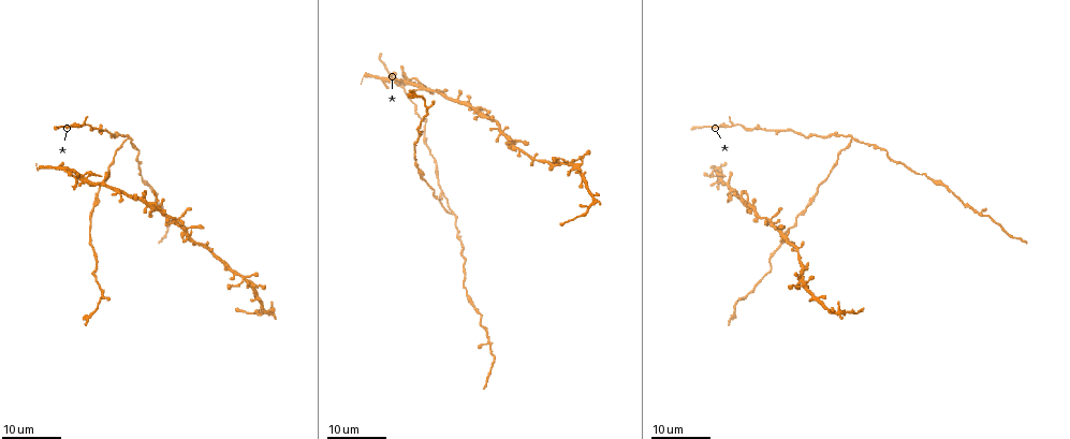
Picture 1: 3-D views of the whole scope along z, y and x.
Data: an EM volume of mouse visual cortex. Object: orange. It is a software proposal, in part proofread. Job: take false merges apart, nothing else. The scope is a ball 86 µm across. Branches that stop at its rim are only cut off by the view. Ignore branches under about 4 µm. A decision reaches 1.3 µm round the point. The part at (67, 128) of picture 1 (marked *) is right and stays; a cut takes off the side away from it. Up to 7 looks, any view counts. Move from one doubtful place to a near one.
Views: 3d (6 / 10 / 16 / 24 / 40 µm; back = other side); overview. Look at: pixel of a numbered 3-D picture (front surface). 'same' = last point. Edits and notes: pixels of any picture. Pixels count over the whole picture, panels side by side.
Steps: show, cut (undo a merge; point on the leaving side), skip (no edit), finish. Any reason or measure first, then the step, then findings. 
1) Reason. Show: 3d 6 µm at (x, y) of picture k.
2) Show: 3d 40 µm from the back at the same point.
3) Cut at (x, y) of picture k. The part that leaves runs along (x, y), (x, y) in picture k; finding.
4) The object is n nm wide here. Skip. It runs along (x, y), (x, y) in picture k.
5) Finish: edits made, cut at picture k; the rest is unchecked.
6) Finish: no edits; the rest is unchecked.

Branch point. Show: 3d 24 µm at (451, 214) of picture 1.

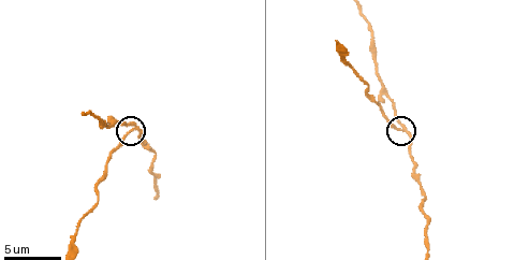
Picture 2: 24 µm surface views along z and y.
Show: 3d 10 µm at (133, 130) of picture 2.

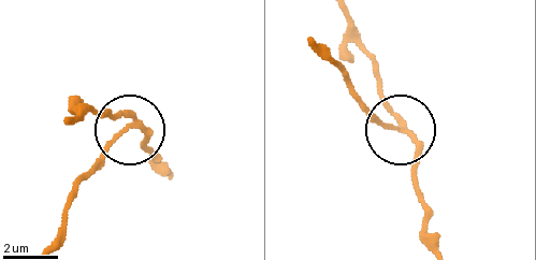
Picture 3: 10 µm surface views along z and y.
Show: 3d 10 µm from the back at (402, 132) of picture 3.

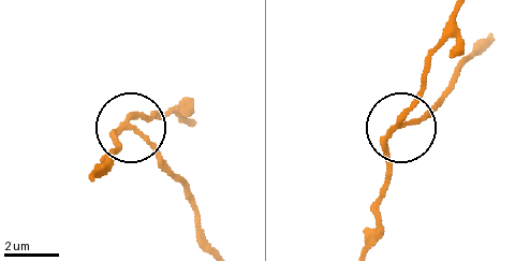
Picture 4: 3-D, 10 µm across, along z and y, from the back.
The side arm is 41 µm long. Cut at (158, 157) of picture 4. The part that leaves runs along (128, 131), (166, 165), (200, 214), (202, 242) in picture 4; a second neuron is stuck on.

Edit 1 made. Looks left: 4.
Show: overview.

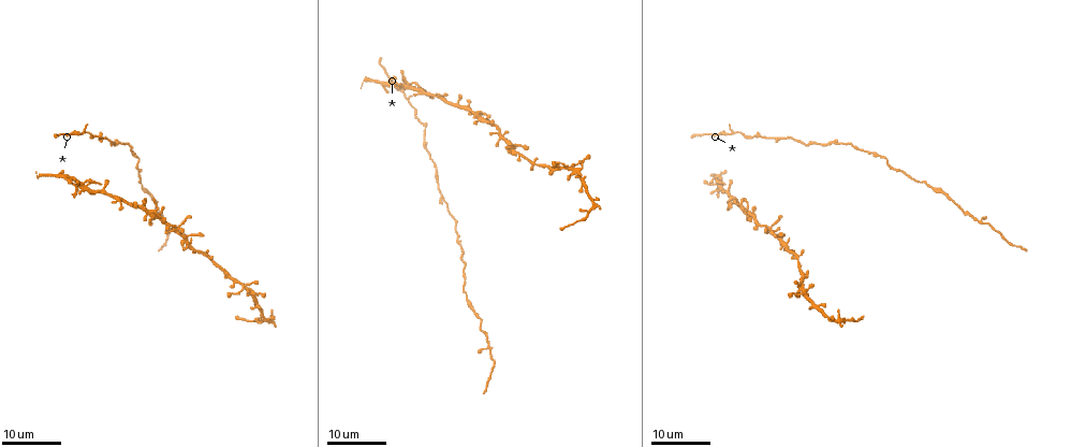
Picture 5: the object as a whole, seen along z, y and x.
Looks like a crossing. Show: 3d 16 µm at (499, 135) of picture 5.

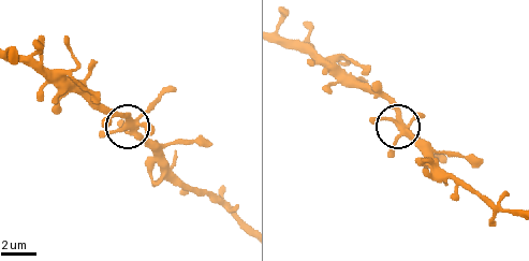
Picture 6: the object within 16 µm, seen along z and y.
Show: 3d 6 µm at (135, 124) of picture 6.

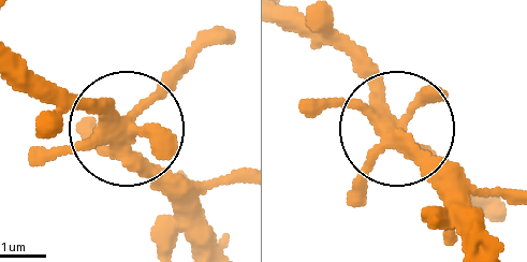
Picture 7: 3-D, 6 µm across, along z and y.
Skip. It runs along (16, 69), (128, 119), (208, 39) in picture 7; continuous, no second neuron.

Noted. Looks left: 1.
Finish: edits made, cut at picture 4; the rest is unchecked.

